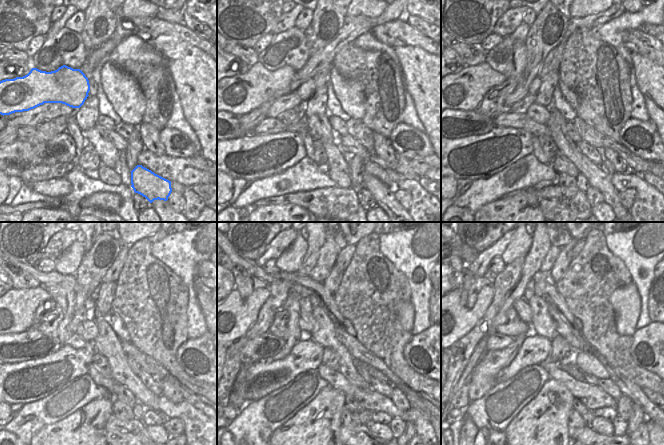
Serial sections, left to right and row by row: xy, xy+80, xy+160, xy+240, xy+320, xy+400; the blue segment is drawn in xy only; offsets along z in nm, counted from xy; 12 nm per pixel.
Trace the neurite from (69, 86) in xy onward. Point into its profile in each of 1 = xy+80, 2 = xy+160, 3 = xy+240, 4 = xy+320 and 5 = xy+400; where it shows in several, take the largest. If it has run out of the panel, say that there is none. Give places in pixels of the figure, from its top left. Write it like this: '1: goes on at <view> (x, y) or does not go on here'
1: goes on at xy+80 (241, 94)
2: goes on at xy+160 (465, 90)
3: goes on at xy+240 (14, 312)
4: goes on at xy+320 (237, 315)
5: goes on at xy+400 (461, 320)

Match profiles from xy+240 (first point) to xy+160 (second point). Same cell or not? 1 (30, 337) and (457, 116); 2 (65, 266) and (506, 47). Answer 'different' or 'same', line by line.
1: same
2: different

